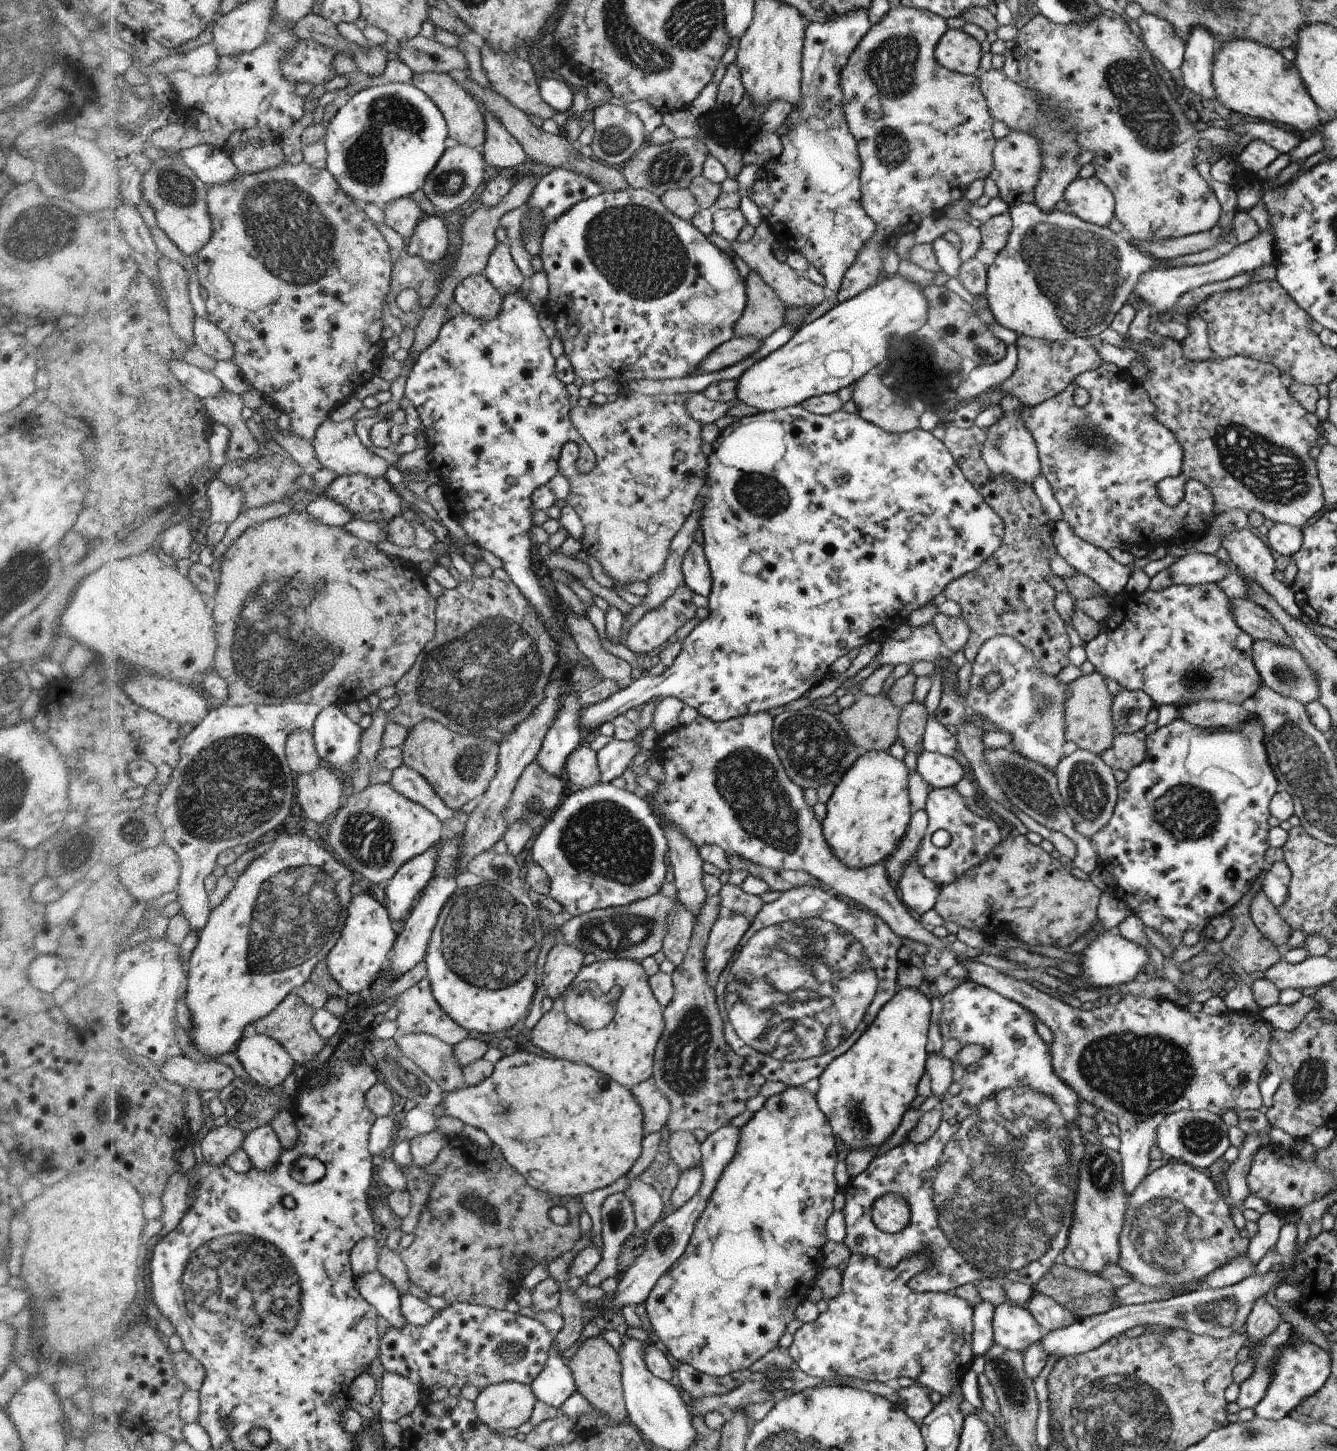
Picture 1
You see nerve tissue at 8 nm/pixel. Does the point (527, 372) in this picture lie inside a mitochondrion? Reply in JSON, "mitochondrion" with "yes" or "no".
{"mitochondrion":"no"}

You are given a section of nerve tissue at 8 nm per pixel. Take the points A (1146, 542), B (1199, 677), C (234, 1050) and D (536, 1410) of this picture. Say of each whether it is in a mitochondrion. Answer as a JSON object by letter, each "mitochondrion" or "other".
{"A":"other","B":"mitochondrion","C":"other","D":"other"}

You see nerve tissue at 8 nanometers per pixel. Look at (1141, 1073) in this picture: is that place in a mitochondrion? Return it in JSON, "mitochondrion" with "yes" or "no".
{"mitochondrion":"yes"}

